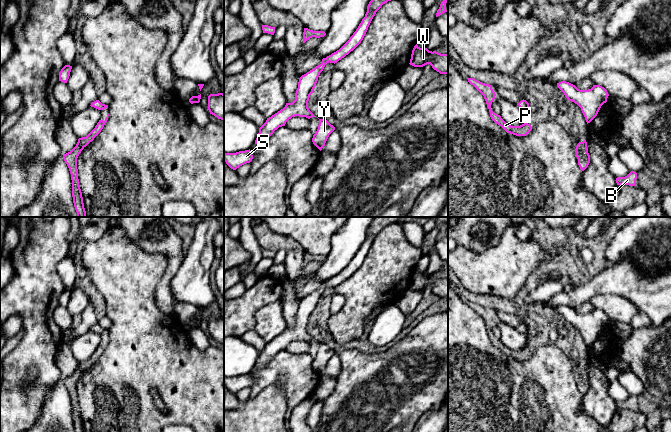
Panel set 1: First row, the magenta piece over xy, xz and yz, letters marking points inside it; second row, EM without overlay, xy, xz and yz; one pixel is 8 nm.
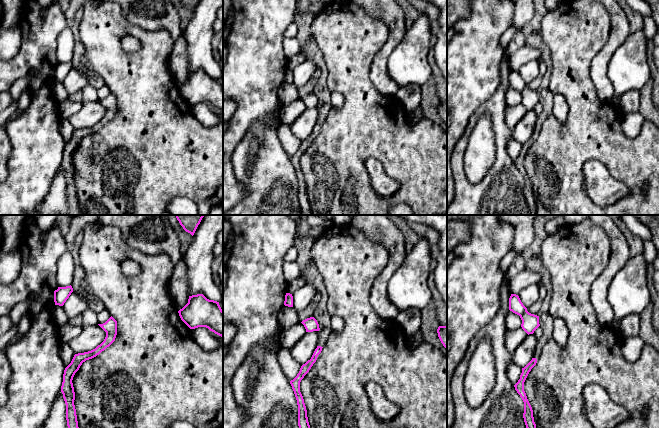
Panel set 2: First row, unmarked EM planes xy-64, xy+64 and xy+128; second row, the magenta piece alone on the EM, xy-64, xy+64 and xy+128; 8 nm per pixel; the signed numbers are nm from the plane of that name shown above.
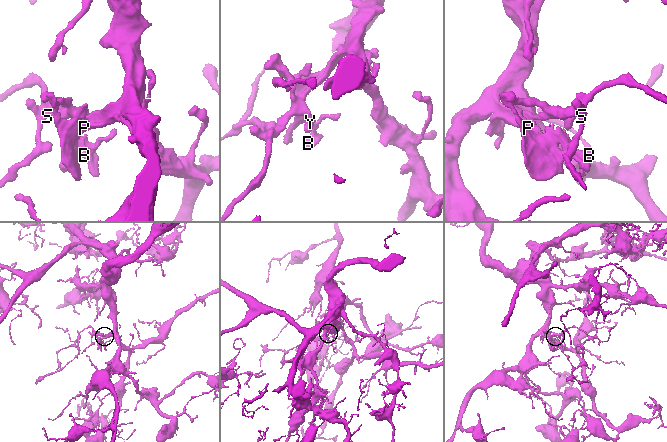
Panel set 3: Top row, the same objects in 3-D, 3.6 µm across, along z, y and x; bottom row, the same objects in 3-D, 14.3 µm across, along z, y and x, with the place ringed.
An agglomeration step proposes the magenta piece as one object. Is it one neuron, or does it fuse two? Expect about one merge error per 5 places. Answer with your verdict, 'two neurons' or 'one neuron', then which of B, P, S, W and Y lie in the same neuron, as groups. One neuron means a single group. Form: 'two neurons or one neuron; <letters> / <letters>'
one neuron; B P S W Y

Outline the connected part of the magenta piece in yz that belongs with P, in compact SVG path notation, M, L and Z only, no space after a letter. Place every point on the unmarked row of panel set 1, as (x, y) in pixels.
M467 302L468 306L473 309L483 320L486 325L487 331L490 336L491 343L501 350L507 357L516 359L516 360L526 360L531 354L532 351L530 348L525 346L524 348L520 350L511 350L508 347L506 347L500 339L494 337L491 334L491 328L495 323L495 316L492 313L492 309L482 307L474 302Z

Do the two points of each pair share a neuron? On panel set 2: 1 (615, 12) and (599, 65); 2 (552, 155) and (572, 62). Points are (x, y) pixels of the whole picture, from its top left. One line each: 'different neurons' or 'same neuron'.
1: same neuron
2: same neuron

